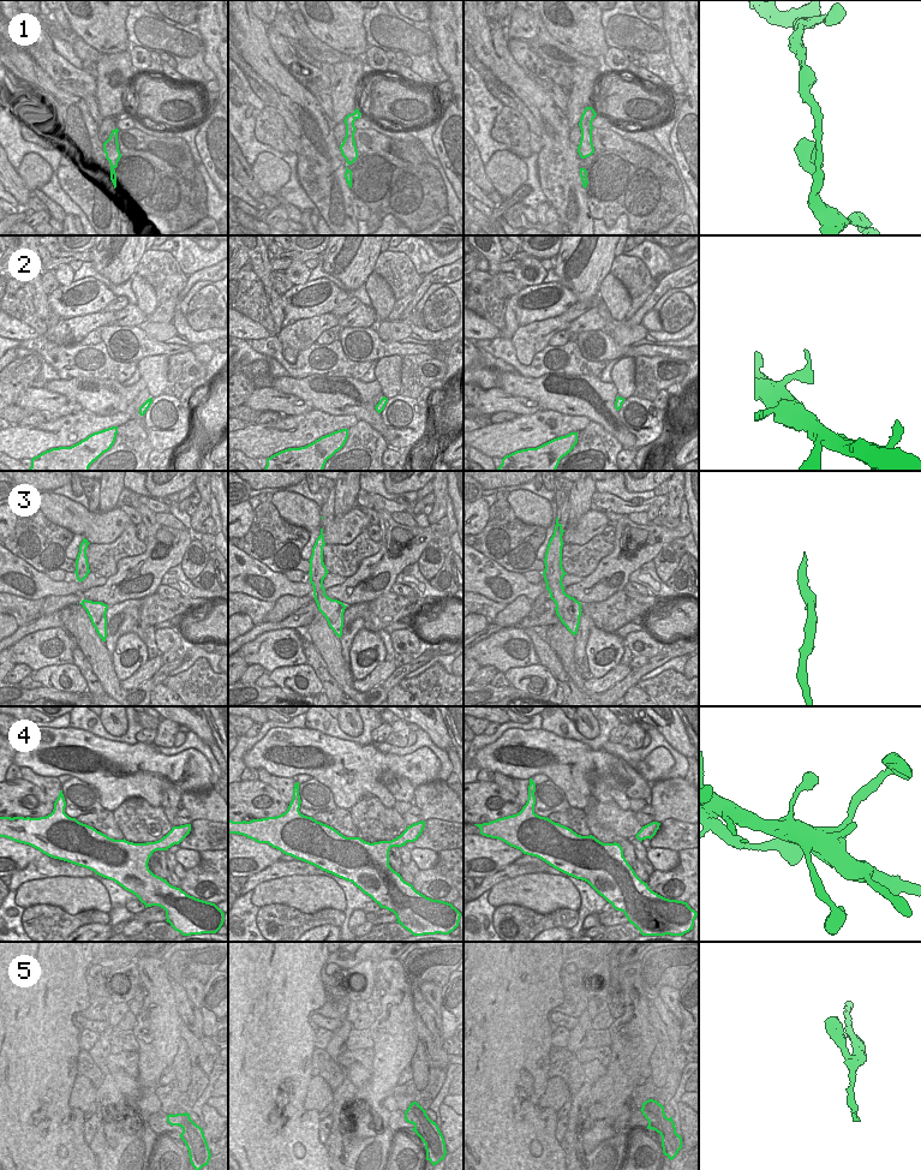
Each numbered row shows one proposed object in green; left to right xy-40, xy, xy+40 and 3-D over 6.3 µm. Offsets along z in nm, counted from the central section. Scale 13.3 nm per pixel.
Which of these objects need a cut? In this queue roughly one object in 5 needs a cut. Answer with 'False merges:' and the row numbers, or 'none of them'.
False merges: none of them

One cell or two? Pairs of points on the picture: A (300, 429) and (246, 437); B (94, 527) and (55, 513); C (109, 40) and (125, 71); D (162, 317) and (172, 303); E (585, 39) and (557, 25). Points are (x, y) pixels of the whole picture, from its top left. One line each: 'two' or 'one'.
A: one
B: one
C: two
D: one
E: one

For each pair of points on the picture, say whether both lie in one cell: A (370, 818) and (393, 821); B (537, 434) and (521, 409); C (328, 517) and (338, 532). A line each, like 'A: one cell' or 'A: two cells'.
A: one cell
B: two cells
C: two cells

